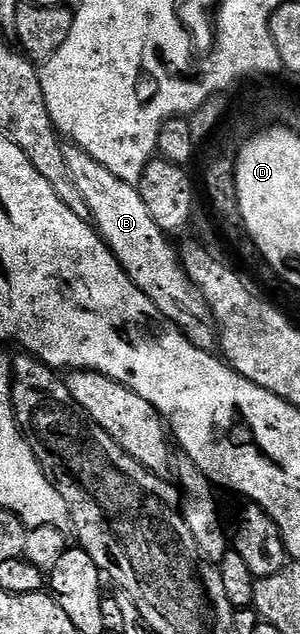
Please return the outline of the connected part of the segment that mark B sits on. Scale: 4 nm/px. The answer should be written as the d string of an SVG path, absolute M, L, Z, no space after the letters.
M75 145L65 146L66 169L70 169L70 178L82 193L86 205L90 205L91 220L96 229L120 262L120 268L128 274L130 281L150 301L154 301L157 309L171 323L183 330L184 336L200 351L215 352L218 347L218 332L212 322L212 313L208 310L202 293L188 279L184 265L180 261L177 248L172 248L169 236L164 234L158 225L154 225L154 217L146 210L140 196L139 186L122 181L122 177L114 177L106 165L94 161L90 153Z

